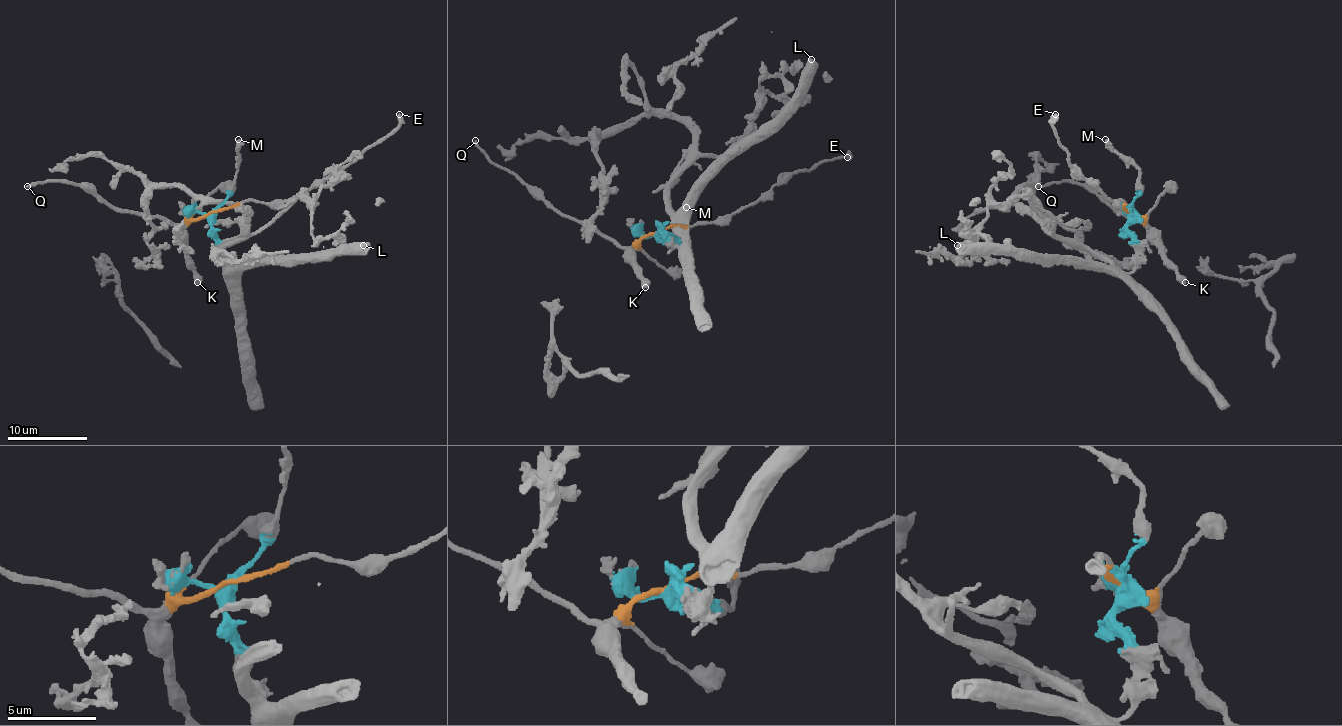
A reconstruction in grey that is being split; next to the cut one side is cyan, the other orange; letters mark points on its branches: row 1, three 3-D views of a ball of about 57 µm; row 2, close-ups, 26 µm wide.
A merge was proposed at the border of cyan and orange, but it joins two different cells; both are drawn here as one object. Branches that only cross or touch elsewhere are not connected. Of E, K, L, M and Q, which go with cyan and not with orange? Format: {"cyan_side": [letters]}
{"cyan_side": ["L", "M"]}

